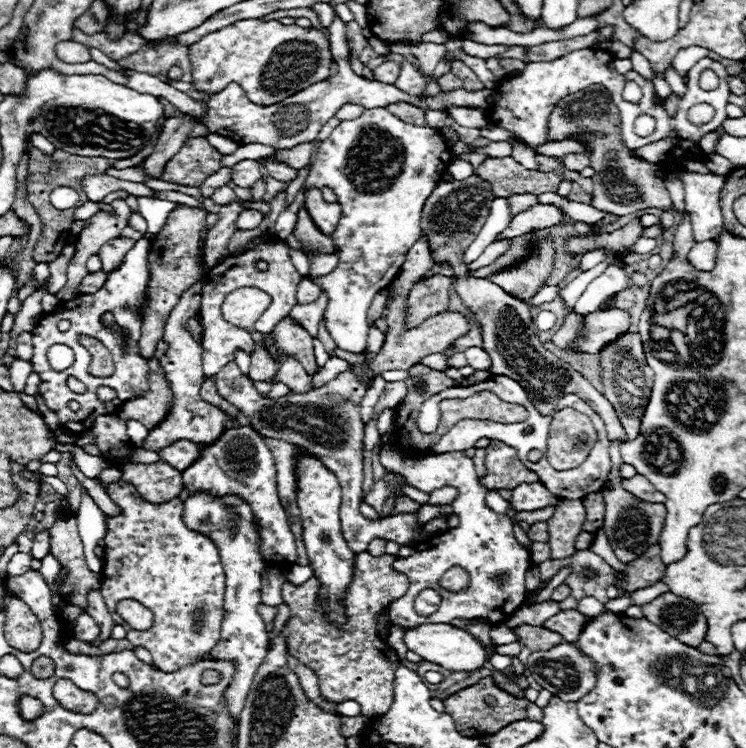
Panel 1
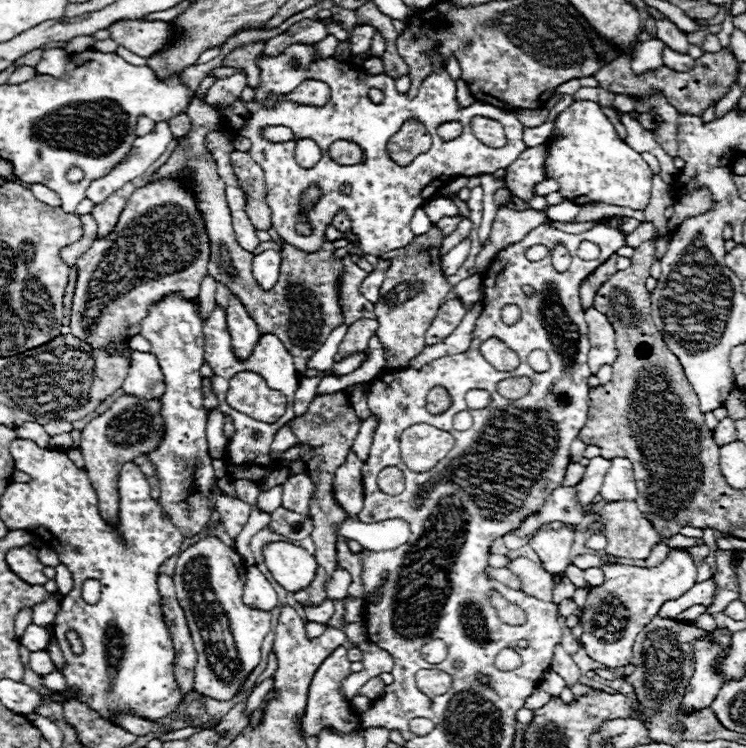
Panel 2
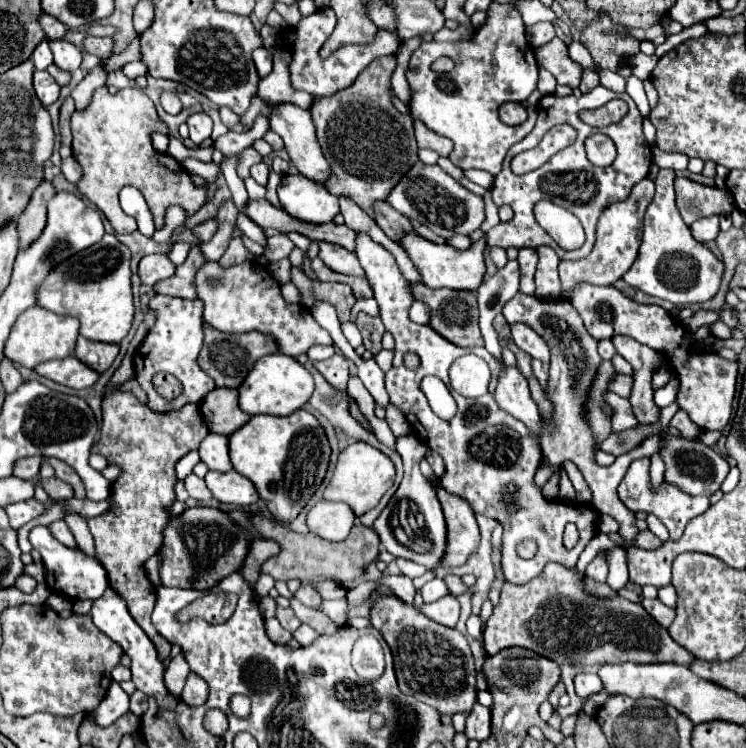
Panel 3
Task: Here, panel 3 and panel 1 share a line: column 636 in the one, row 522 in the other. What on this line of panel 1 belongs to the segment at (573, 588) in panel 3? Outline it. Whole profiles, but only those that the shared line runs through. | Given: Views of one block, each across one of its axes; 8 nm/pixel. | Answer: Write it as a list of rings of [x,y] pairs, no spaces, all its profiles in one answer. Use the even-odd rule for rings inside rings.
[[[610,444],[610,458],[612,458],[612,470],[608,476],[608,484],[604,484],[604,488],[602,488],[602,496],[606,502],[606,514],[604,514],[602,528],[606,530],[606,536],[612,544],[612,550],[618,556],[618,560],[628,564],[628,562],[636,560],[640,554],[644,554],[646,548],[650,548],[652,544],[658,544],[660,532],[664,526],[666,508],[664,508],[664,504],[652,504],[652,502],[640,500],[634,494],[630,494],[628,490],[624,490],[622,476],[620,476],[620,466],[624,462],[620,456],[620,444]]]

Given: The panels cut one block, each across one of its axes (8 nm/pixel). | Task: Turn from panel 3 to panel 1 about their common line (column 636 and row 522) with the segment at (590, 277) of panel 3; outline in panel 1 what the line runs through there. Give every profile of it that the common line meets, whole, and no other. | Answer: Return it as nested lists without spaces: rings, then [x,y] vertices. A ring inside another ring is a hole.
[[[208,494],[190,496],[184,502],[182,518],[190,530],[196,530],[208,536],[216,544],[220,560],[224,564],[226,598],[224,598],[224,620],[222,620],[222,632],[220,632],[222,638],[216,644],[216,648],[212,648],[210,654],[214,660],[236,660],[238,664],[238,672],[226,692],[228,710],[232,718],[238,720],[252,676],[256,674],[256,668],[264,660],[266,648],[268,648],[268,630],[256,612],[256,606],[260,604],[260,596],[262,596],[262,570],[266,566],[258,552],[256,522],[247,502],[234,495],[225,496],[224,500],[212,498]]]

